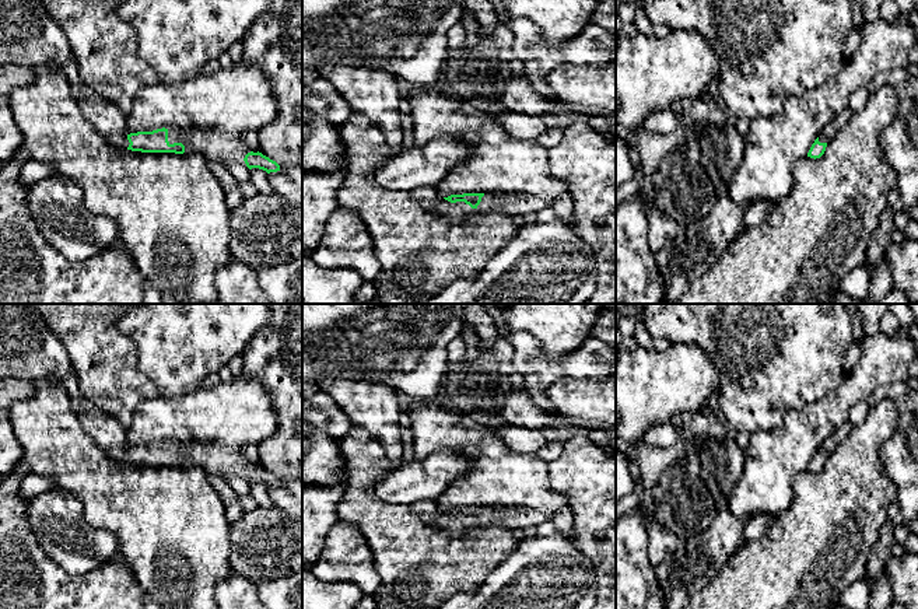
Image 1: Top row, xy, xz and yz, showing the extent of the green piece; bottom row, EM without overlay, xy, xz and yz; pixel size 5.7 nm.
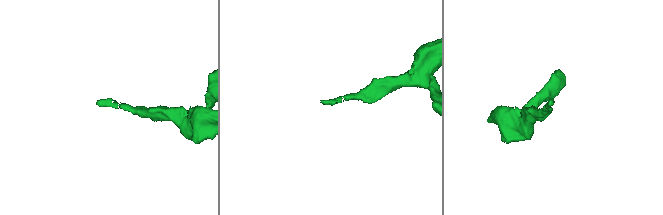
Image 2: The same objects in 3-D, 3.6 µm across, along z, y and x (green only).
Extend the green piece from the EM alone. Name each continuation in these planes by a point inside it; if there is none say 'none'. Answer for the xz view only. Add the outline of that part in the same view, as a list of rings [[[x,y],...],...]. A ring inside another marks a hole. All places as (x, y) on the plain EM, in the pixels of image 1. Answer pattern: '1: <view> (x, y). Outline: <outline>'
1: xz (427, 511). Outline: [[[420,501],[410,505],[413,512],[425,524],[446,533],[463,533],[472,526],[472,521],[465,515],[451,517],[441,511],[435,501]]]

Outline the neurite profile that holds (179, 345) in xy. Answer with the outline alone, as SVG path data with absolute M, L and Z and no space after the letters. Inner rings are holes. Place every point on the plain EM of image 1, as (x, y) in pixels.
M133 304L118 318L118 326L136 343L140 370L157 386L160 396L178 398L204 388L203 381L242 353L269 318L269 304Z

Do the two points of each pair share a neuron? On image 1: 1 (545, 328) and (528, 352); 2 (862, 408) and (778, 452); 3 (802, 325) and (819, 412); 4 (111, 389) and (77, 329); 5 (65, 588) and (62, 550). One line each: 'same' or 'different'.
1: different
2: different
3: different
4: same
5: different

